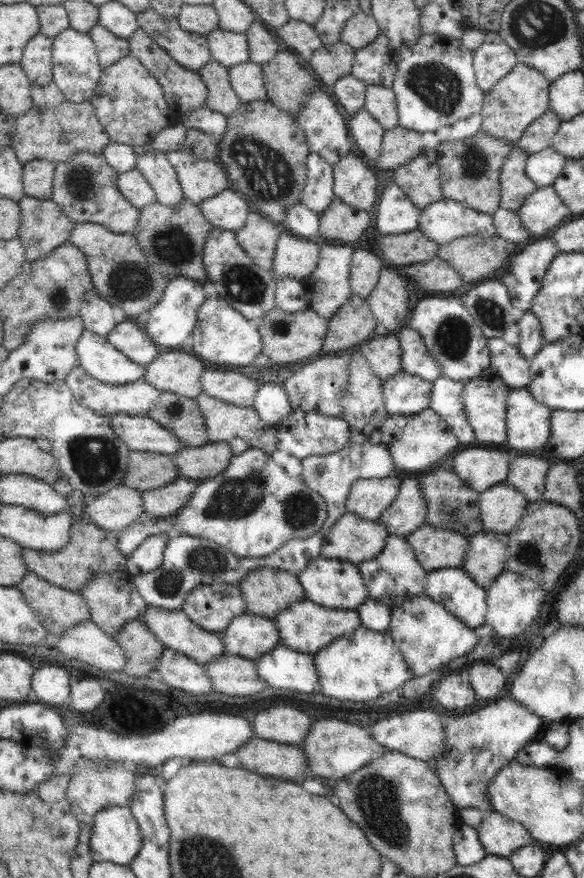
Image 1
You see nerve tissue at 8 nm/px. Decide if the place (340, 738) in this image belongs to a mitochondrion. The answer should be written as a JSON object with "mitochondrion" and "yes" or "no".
{"mitochondrion":"no"}

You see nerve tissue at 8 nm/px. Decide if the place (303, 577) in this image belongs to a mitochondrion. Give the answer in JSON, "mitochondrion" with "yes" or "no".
{"mitochondrion":"no"}

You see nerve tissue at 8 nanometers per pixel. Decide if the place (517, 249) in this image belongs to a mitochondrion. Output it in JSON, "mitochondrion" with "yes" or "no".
{"mitochondrion":"no"}

